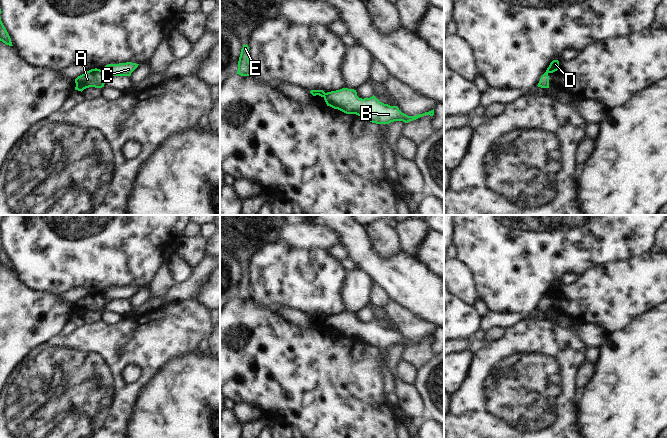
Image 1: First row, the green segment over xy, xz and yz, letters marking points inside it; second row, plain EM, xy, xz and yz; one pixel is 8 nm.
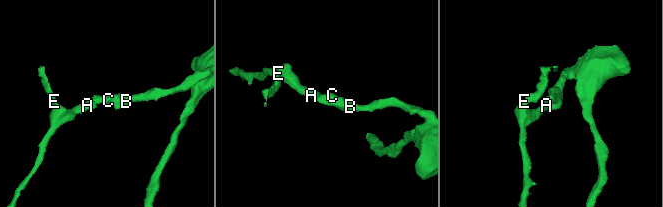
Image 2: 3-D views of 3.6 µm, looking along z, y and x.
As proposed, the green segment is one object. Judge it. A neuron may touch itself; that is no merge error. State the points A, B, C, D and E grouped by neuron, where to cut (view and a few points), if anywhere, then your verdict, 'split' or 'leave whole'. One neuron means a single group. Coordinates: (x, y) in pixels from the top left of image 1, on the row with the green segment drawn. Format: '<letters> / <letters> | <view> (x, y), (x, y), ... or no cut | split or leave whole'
A E / B C D | xy (100, 70), (106, 77) | split

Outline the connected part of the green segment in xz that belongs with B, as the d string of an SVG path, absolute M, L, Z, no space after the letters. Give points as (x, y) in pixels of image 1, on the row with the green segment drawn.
M342 88L325 93L324 100L327 106L338 109L346 114L356 114L376 124L389 124L394 121L408 123L424 115L434 115L434 109L408 116L402 113L397 106L390 106L380 102L374 95L370 98L359 98L354 89Z

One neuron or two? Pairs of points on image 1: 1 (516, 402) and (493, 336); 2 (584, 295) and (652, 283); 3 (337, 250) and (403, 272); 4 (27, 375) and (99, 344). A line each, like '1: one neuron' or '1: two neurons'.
1: two neurons
2: one neuron
3: two neurons
4: one neuron

